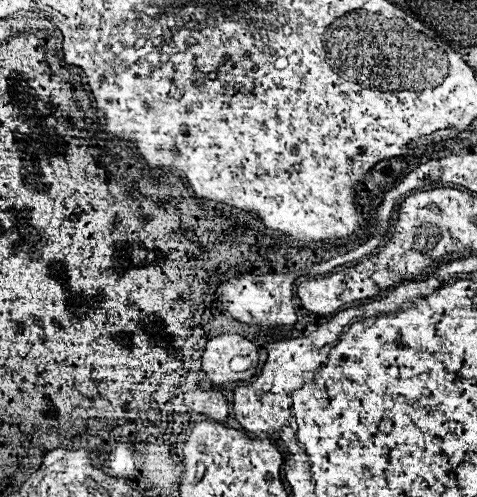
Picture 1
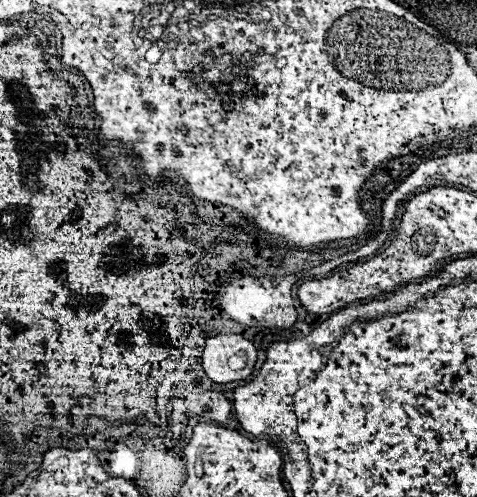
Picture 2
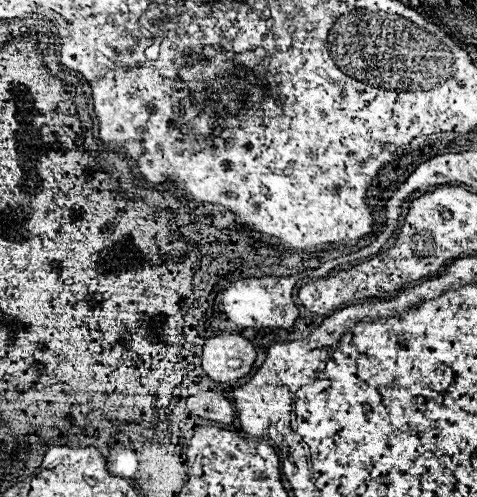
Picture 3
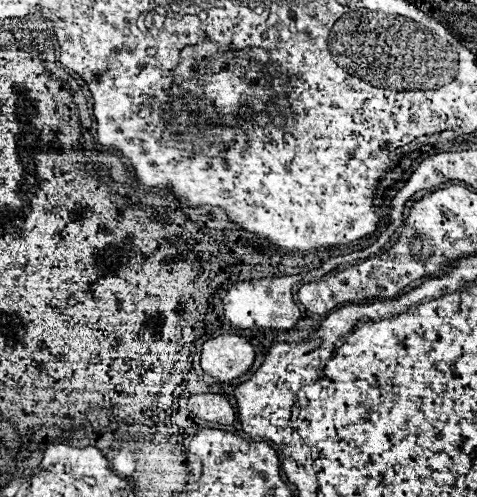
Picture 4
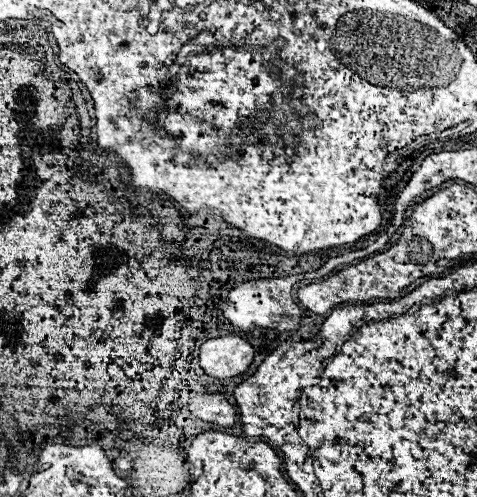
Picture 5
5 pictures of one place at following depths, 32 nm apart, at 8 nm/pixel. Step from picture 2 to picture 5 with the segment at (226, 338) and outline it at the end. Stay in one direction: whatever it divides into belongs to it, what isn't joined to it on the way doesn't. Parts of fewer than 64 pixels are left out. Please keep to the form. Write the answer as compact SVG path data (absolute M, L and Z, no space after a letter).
M218 336L206 340L200 346L200 366L202 370L218 380L234 378L248 370L254 360L252 344L240 336Z

